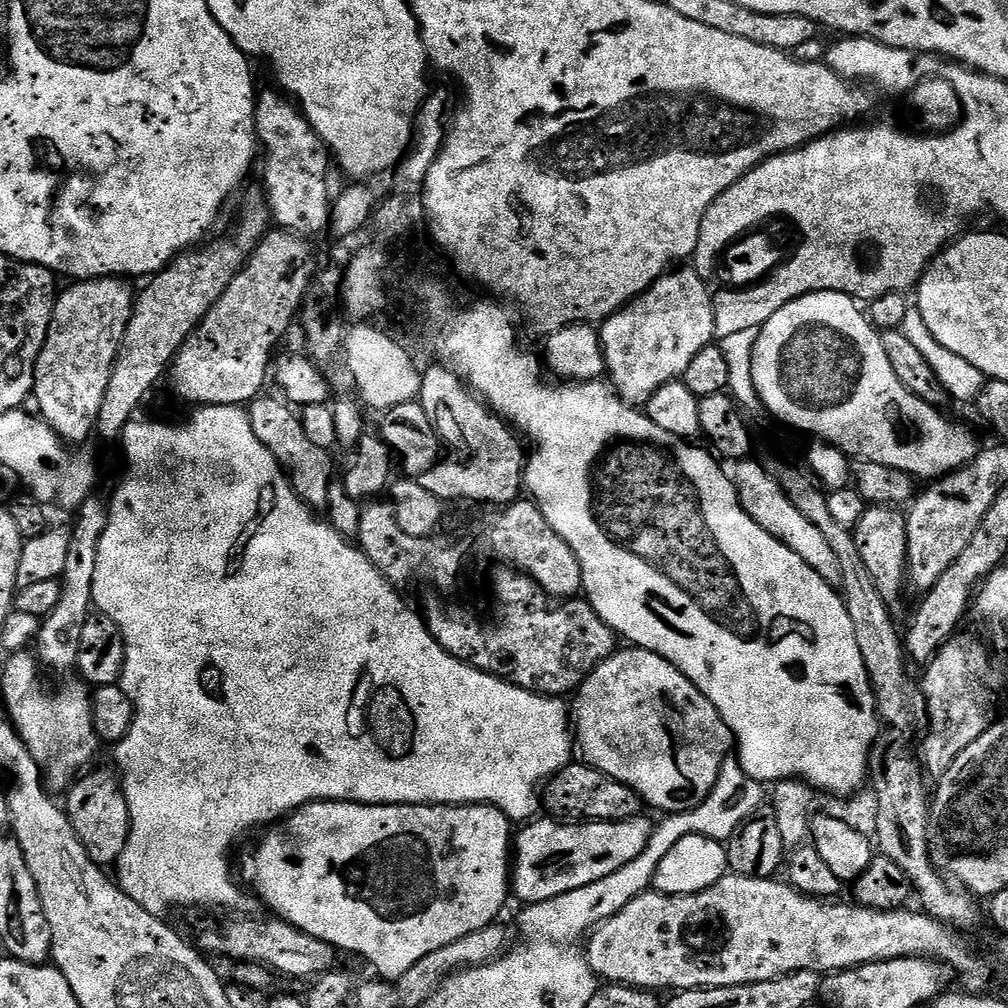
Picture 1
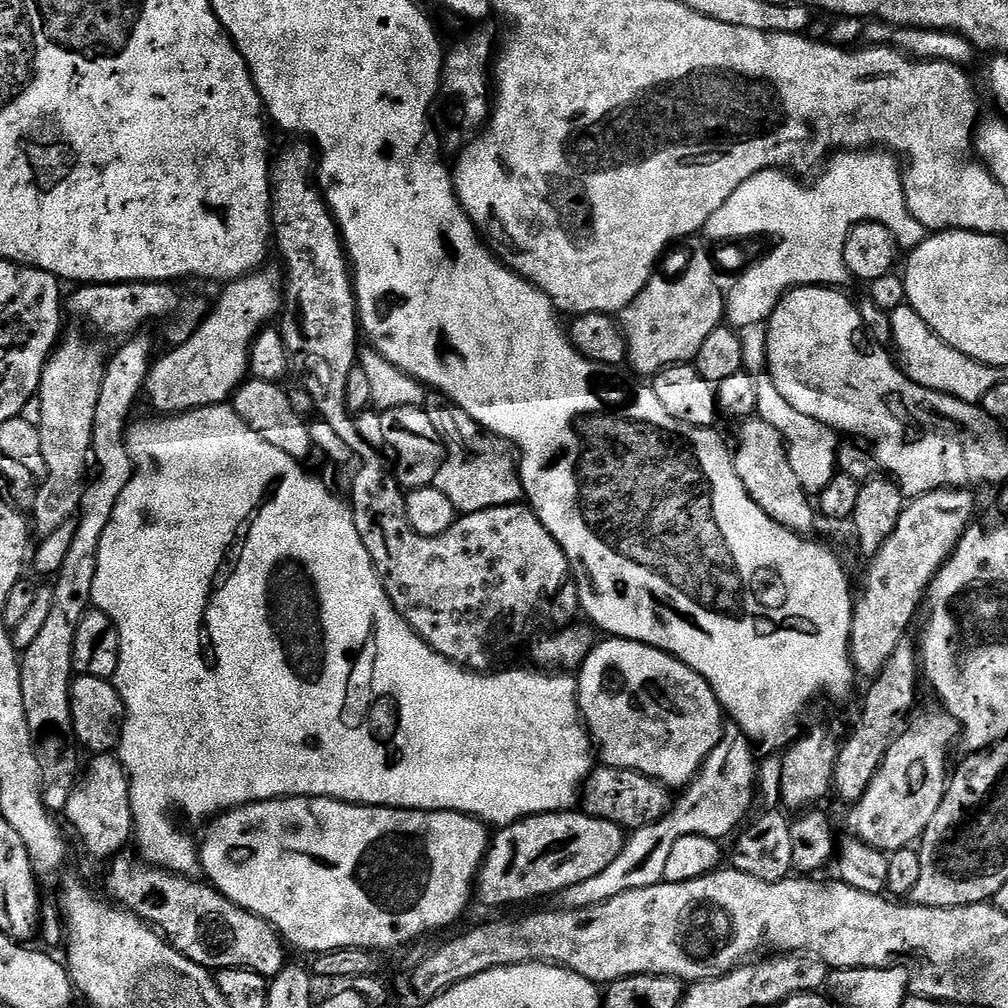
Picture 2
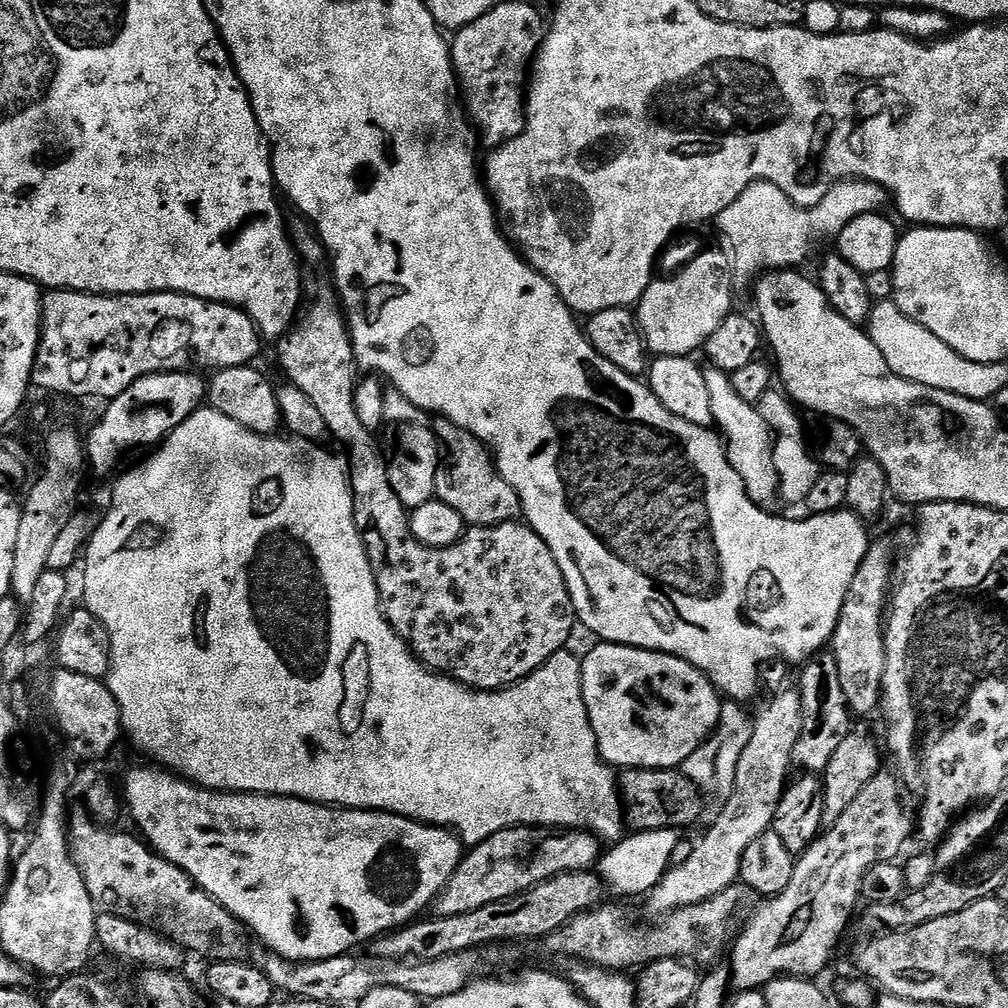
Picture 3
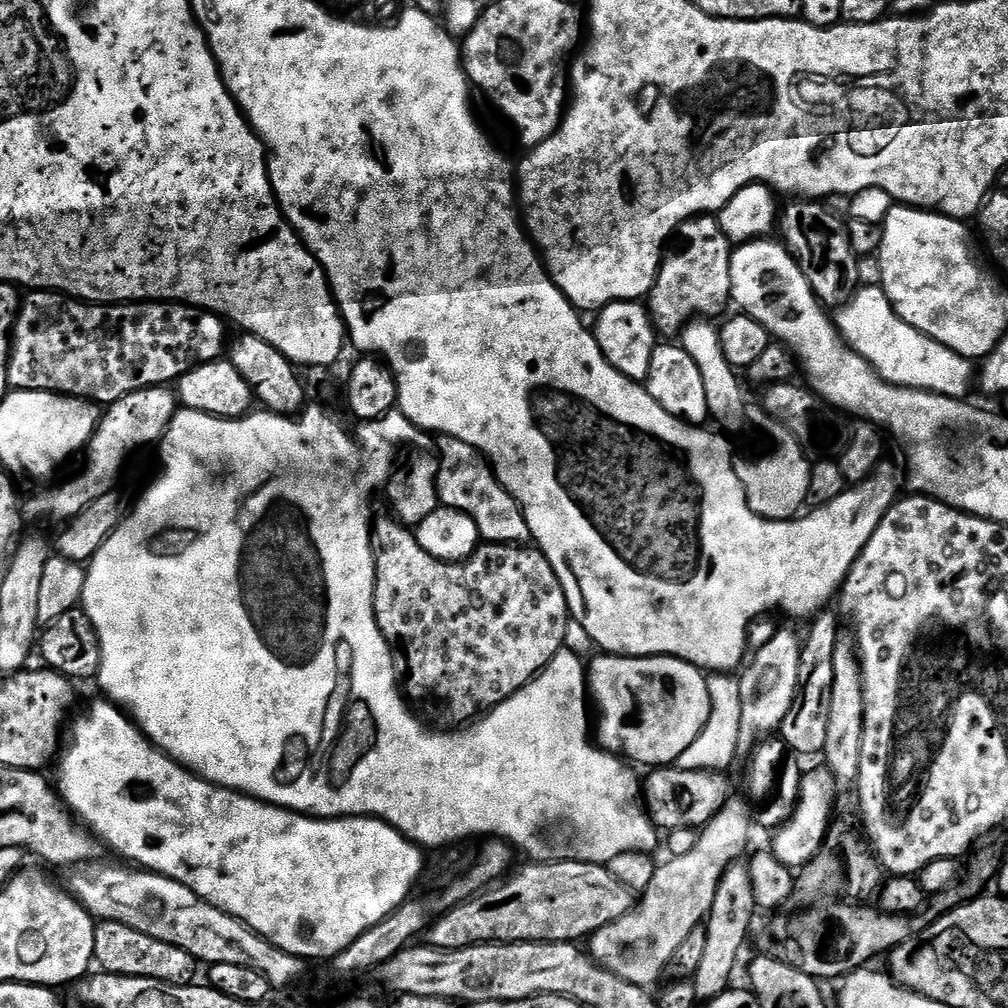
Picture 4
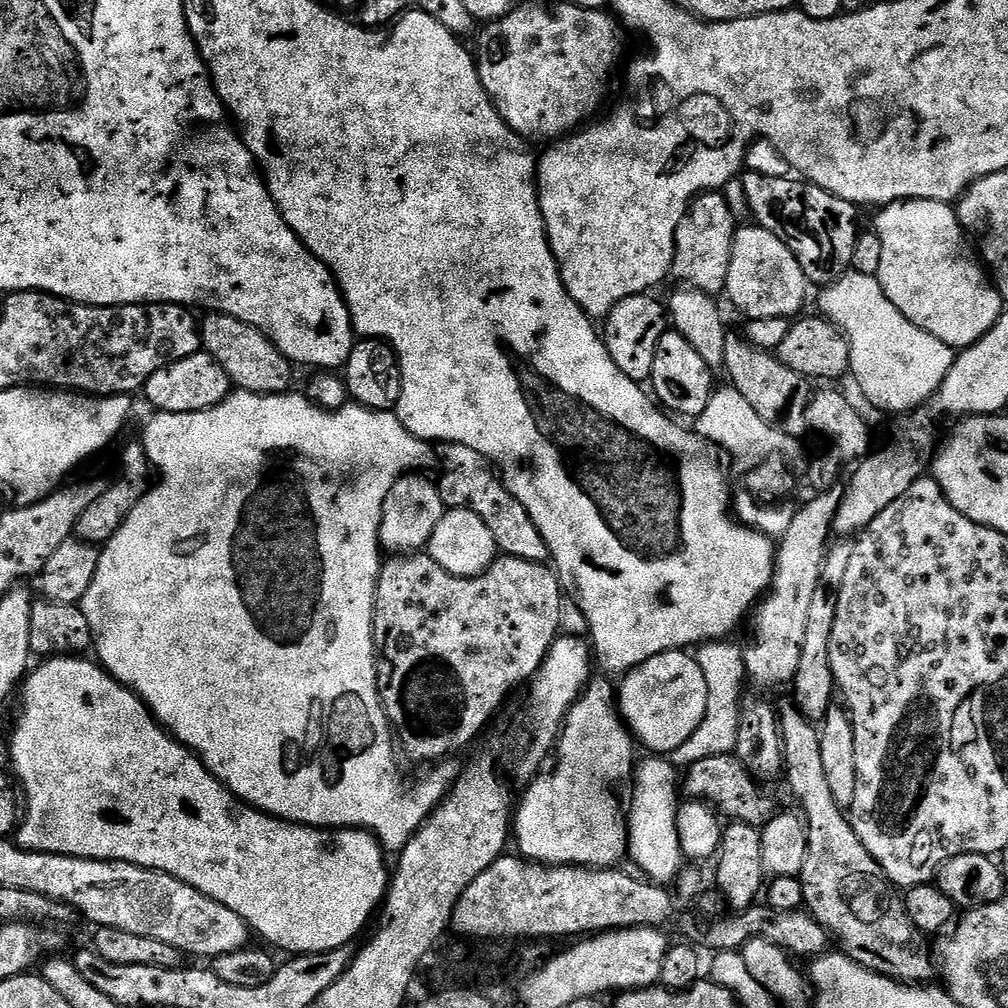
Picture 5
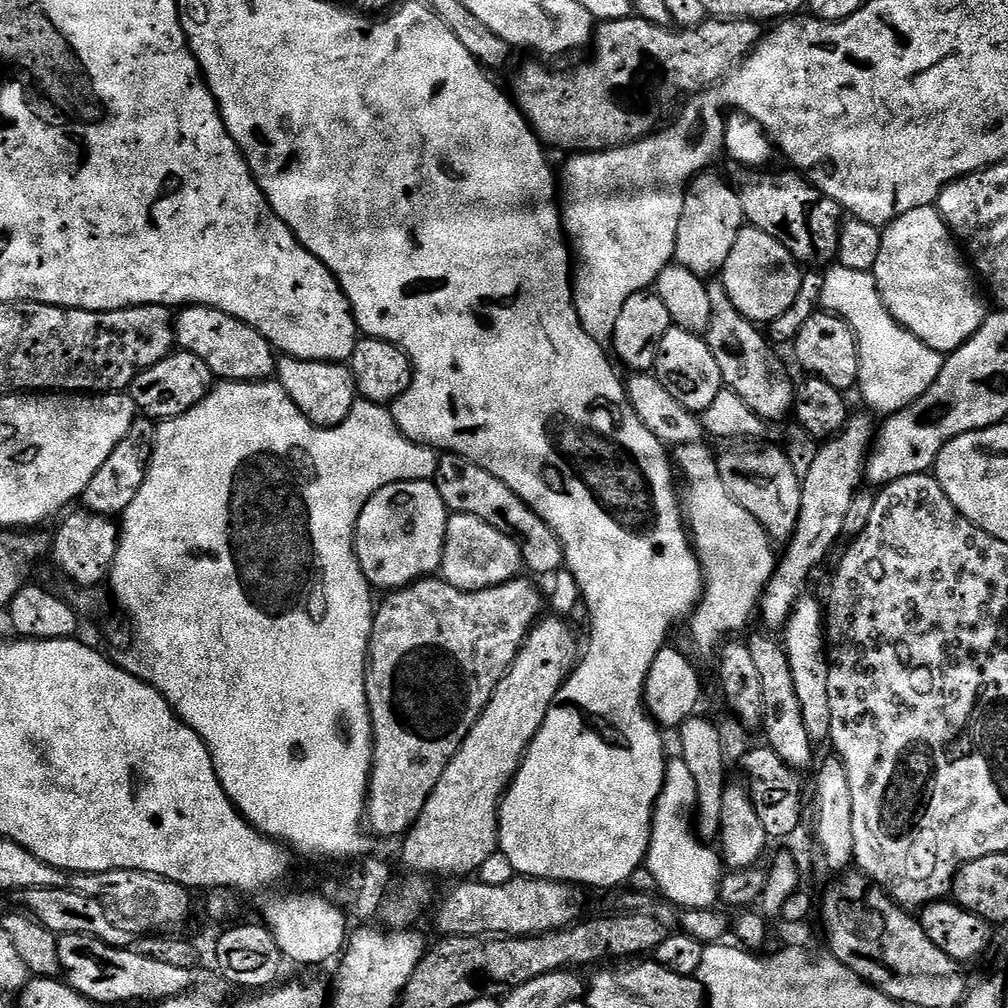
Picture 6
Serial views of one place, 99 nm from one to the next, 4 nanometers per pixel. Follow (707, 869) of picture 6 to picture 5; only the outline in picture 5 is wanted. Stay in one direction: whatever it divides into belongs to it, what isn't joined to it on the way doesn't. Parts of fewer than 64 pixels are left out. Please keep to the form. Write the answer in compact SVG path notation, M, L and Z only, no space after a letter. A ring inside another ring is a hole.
M641 759L634 768L632 805L627 805L628 851L632 864L641 868L649 881L668 886L679 877L685 857L679 846L676 811L678 799L678 769L671 759Z

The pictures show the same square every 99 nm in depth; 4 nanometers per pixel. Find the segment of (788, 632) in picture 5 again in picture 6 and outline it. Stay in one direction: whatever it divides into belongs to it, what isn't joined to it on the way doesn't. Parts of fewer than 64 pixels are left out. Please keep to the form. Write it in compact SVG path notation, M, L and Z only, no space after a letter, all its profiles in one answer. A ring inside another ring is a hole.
M849 415L844 429L820 444L818 458L814 458L810 474L802 478L800 513L796 529L786 541L785 548L788 549L785 550L784 556L782 552L779 557L776 573L764 587L764 595L760 597L758 605L758 616L764 619L765 629L783 629L797 600L807 589L804 587L808 584L808 575L811 574L812 568L818 567L827 558L828 551L844 536L842 522L846 522L846 510L850 510L850 502L861 487L870 445L874 439L874 424L872 428L871 420L873 417L868 416Z

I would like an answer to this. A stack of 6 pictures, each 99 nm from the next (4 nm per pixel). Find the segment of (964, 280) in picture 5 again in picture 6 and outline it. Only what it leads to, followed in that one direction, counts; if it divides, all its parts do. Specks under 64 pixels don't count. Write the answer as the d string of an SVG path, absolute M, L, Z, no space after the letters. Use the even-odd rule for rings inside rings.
M935 206L910 210L883 229L874 275L880 297L893 318L935 352L955 352L984 325L986 311L984 312L984 300L976 289L977 277L966 263L965 253L958 247L951 230L941 218L940 209Z

